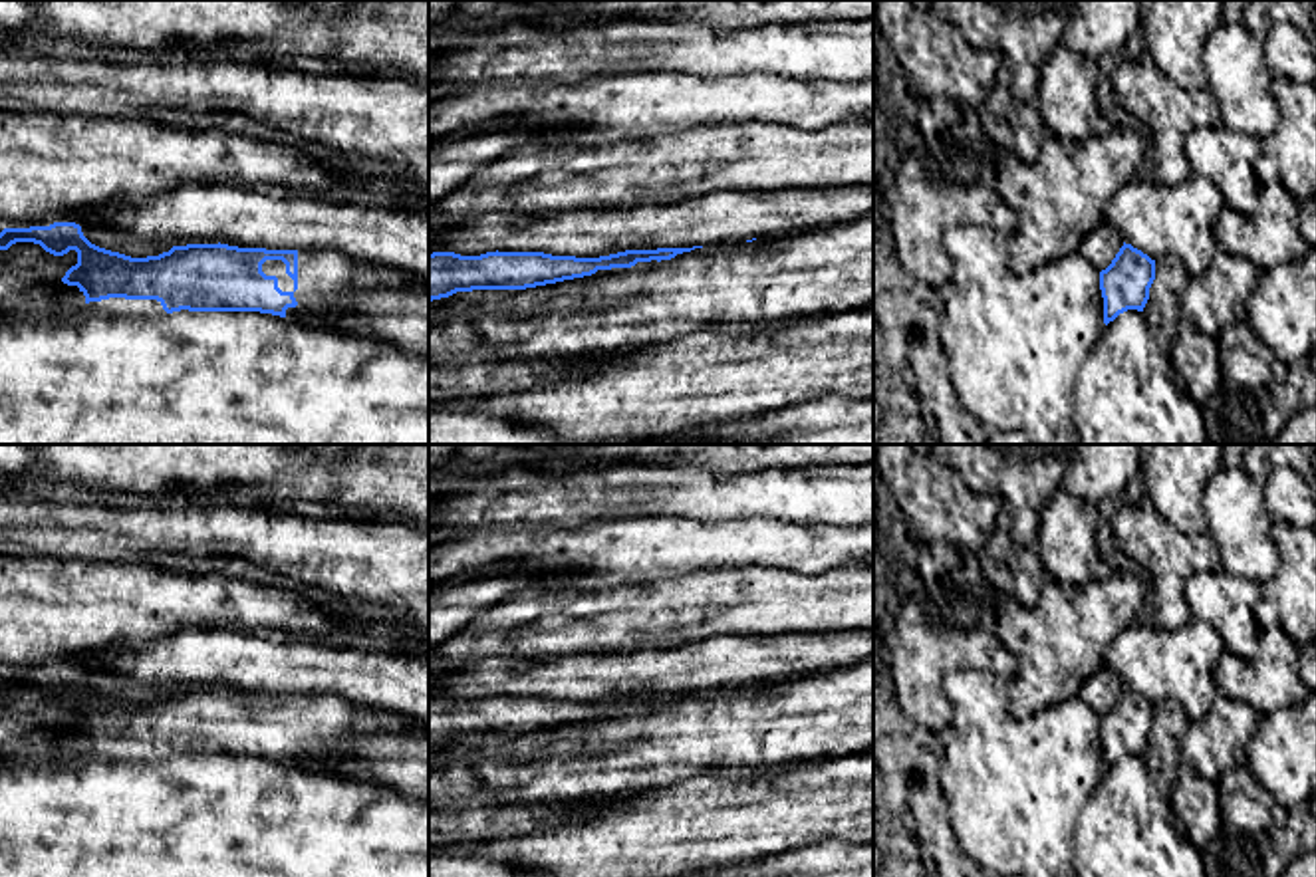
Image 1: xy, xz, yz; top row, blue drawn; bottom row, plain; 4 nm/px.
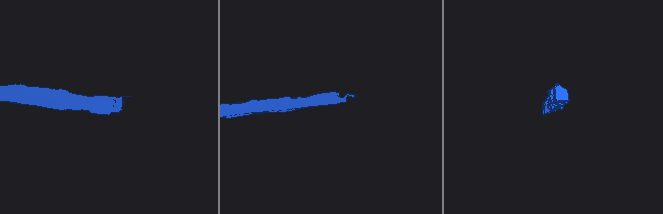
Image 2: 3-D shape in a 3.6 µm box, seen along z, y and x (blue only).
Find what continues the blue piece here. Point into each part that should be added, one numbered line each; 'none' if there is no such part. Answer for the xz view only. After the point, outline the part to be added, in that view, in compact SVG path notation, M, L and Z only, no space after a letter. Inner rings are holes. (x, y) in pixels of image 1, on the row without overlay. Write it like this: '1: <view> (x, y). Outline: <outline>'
none

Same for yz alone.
none

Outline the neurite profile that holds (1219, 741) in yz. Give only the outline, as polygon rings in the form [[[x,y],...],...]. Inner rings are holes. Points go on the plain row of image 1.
[[[1217,694],[1201,720],[1189,720],[1179,738],[1181,758],[1205,780],[1221,784],[1227,770],[1247,764],[1258,722],[1252,706]]]

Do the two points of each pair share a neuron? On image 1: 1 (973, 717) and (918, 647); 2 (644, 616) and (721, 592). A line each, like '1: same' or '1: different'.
1: different
2: same

